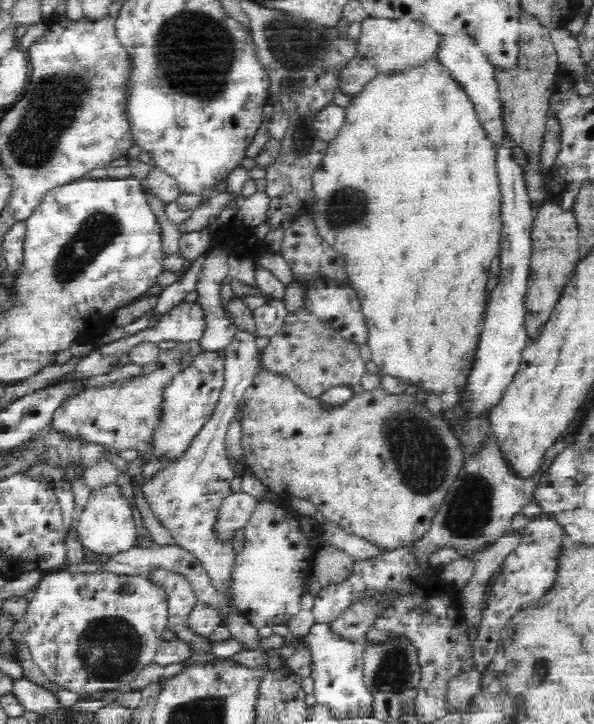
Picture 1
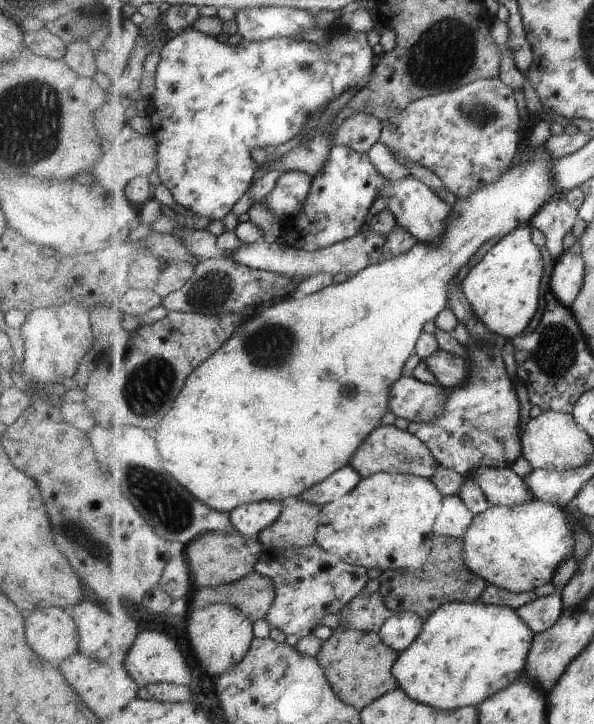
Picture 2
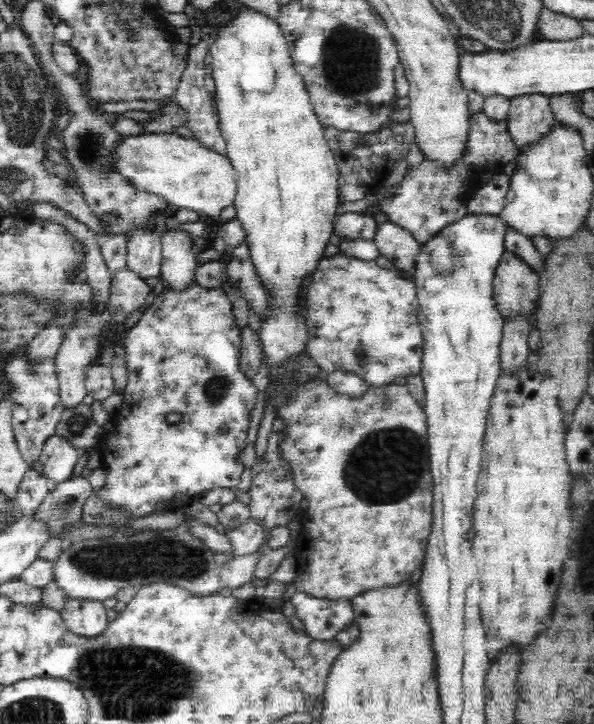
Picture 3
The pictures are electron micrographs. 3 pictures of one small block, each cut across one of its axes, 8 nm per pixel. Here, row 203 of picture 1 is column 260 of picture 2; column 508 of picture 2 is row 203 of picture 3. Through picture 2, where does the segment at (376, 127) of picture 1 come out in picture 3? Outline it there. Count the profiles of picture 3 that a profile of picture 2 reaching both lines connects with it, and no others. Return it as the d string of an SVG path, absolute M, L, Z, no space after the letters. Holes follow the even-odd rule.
M148 132L128 136L118 146L116 166L136 189L164 197L175 209L188 208L198 214L206 214L215 222L220 221L220 212L226 206L234 205L238 190L238 171L227 154L217 153L176 132Z

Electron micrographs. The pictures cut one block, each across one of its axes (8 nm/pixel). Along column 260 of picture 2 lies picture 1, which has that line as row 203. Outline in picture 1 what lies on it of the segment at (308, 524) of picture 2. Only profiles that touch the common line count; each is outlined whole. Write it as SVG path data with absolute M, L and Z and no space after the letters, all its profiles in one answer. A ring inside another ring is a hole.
M524 10L519 14L519 35L517 36L518 60L514 70L504 70L494 65L494 78L499 89L505 131L510 132L515 145L528 153L528 168L524 168L526 188L534 206L538 207L548 197L539 177L537 164L542 146L551 90L560 64L556 61L554 43L549 28L538 18Z

